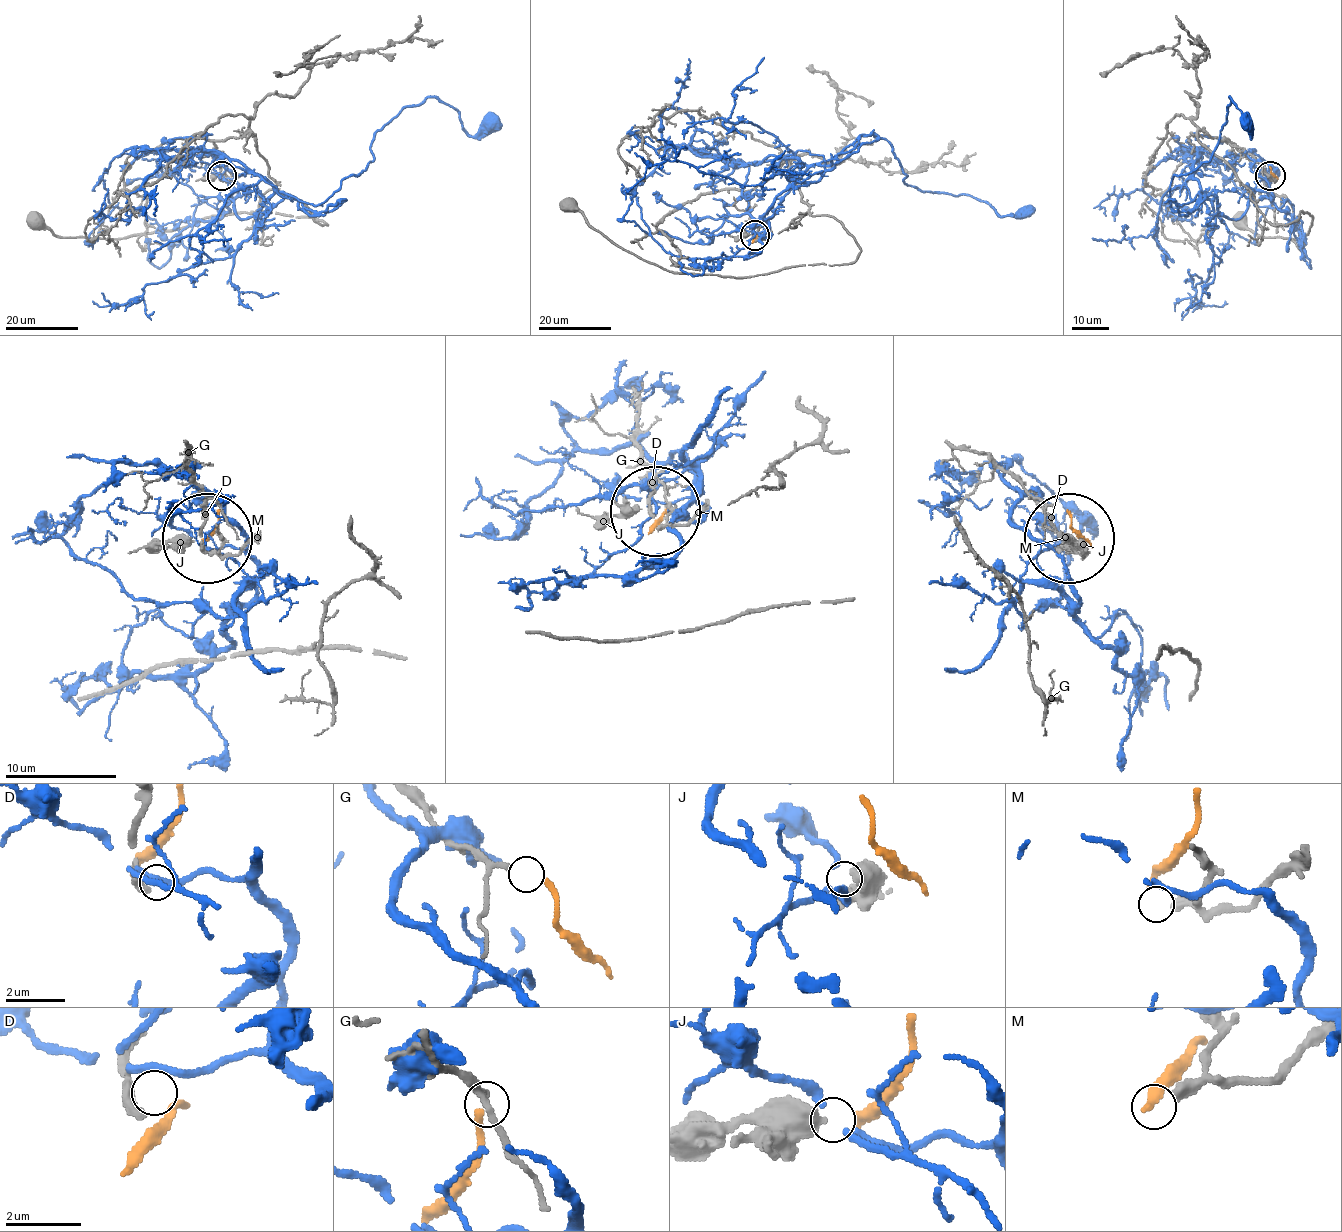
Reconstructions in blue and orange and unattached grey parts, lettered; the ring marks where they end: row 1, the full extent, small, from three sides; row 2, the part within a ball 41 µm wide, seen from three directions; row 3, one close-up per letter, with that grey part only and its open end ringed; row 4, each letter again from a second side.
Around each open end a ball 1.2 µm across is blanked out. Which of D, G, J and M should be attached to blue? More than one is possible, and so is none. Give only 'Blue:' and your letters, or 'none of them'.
Blue: J

